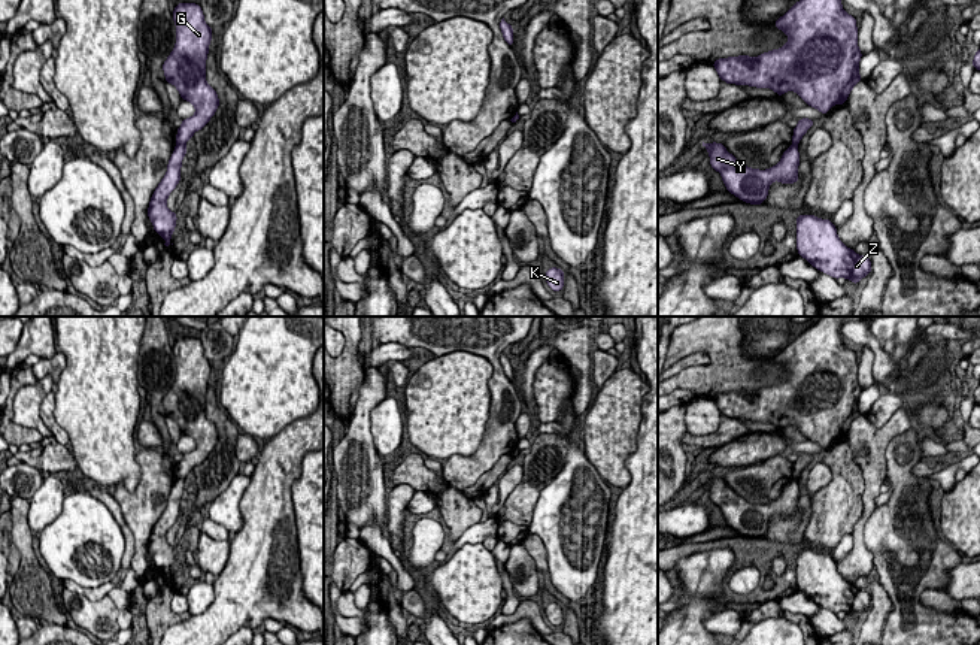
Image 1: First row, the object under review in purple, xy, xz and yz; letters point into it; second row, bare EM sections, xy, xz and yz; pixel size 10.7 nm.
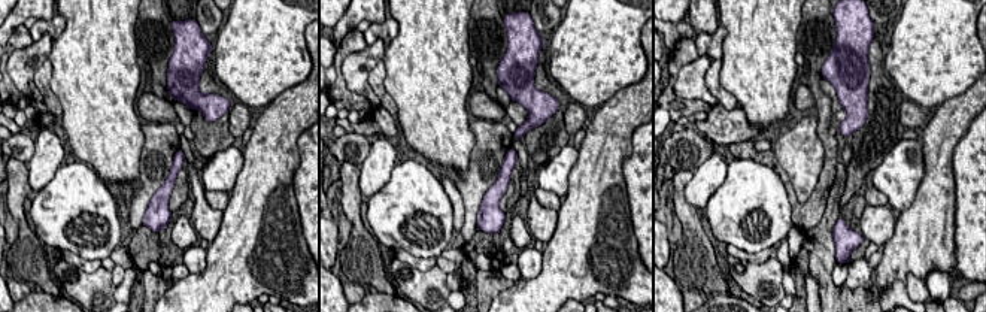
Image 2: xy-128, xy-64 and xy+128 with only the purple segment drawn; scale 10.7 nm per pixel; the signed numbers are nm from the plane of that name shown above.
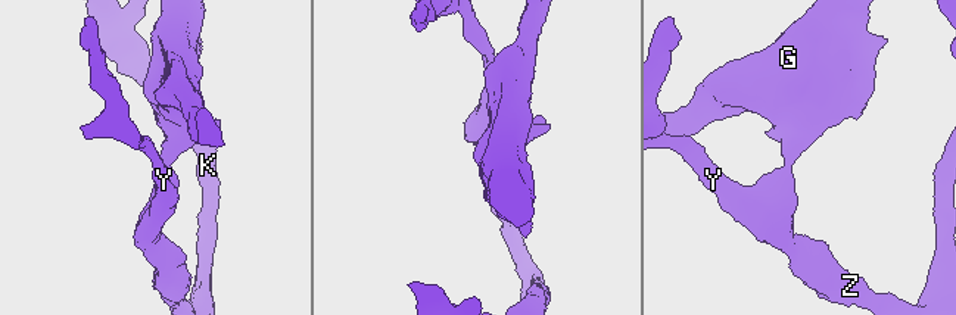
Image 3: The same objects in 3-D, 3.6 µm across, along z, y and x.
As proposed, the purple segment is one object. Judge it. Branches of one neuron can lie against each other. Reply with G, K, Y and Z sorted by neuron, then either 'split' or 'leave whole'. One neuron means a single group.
G / K Y Z | split

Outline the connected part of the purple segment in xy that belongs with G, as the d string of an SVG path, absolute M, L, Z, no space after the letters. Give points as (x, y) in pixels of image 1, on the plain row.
M179 337L173 345L176 379L163 399L166 417L173 418L182 434L195 440L191 452L182 454L176 476L185 479L201 464L219 440L216 426L206 418L206 393L212 363L204 357L203 345L195 337Z

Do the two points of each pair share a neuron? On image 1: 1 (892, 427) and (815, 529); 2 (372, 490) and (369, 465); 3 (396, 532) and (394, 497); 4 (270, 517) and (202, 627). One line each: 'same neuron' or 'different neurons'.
1: different neurons
2: same neuron
3: same neuron
4: same neuron

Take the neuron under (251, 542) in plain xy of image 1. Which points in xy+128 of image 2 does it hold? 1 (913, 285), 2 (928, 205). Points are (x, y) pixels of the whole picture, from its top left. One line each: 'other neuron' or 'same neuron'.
1: other neuron
2: same neuron

